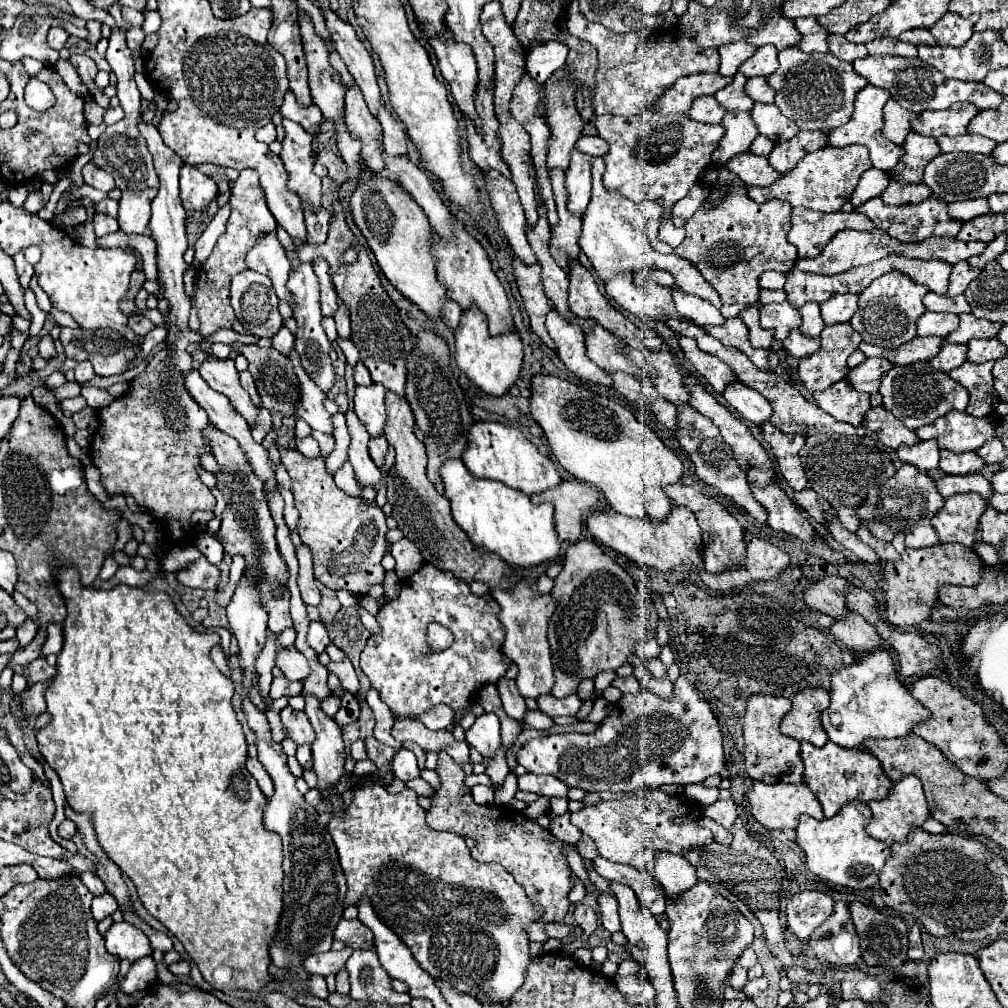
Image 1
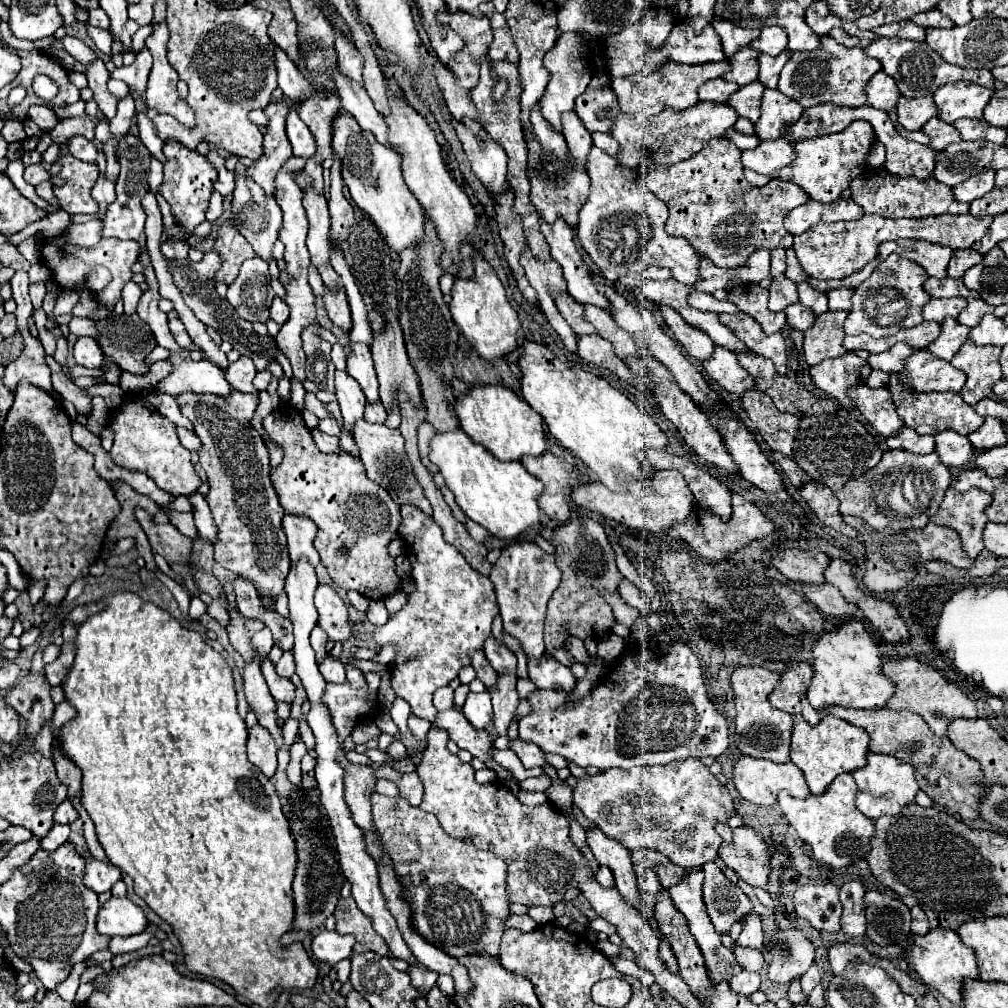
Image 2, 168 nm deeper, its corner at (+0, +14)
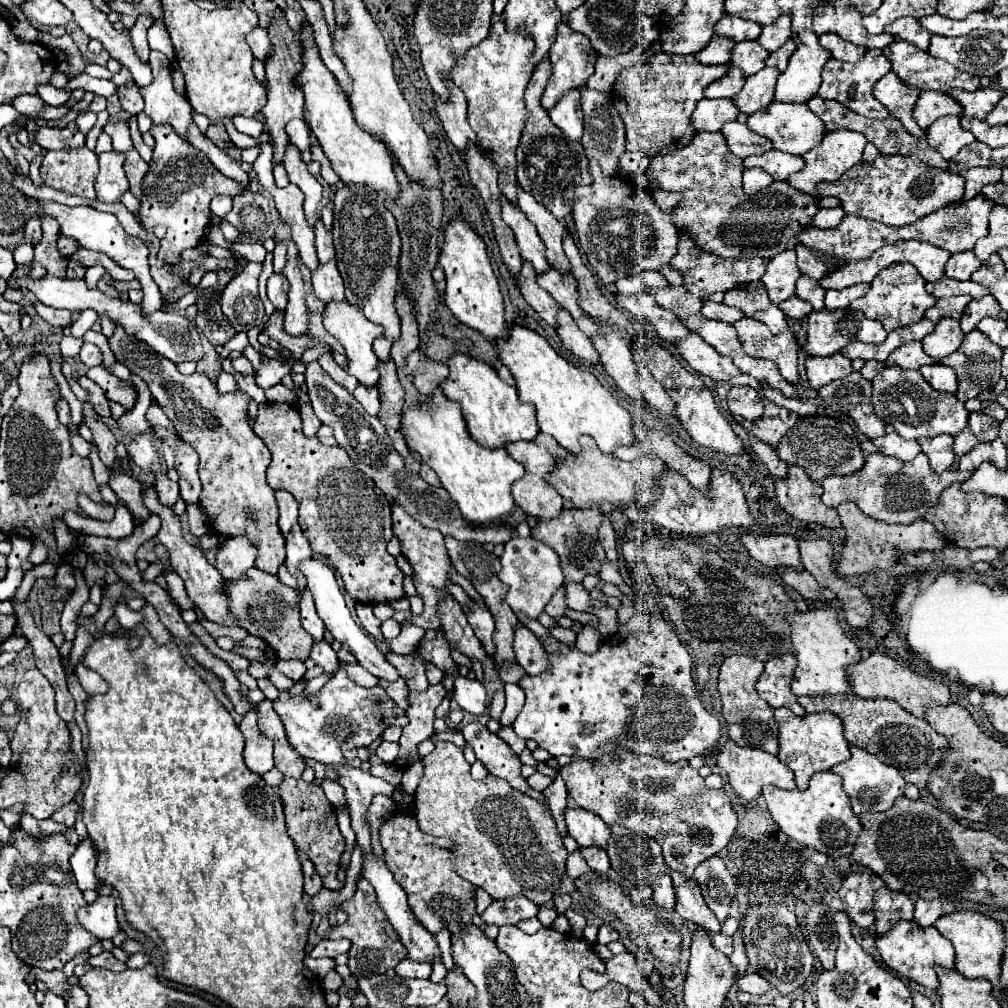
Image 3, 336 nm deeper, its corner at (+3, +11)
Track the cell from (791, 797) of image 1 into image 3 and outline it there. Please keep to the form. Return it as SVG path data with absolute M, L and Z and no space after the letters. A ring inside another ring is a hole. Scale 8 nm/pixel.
M727 740L723 744L723 748L717 752L717 766L723 768L729 776L729 784L733 786L733 790L743 796L745 800L753 800L755 796L761 794L761 788L765 784L773 784L777 788L795 788L793 784L793 774L789 772L789 768L785 768L785 764L779 762L777 756L763 752L759 748L745 748L745 746L737 746L735 742Z

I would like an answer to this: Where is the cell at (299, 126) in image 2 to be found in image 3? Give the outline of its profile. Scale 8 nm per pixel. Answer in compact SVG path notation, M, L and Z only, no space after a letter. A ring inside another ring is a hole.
M291 120L287 124L287 134L289 134L289 142L295 144L301 152L311 146L311 128L307 126L305 120Z

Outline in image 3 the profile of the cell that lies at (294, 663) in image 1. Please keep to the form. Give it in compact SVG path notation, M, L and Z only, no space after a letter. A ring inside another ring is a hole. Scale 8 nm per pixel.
M245 536L227 538L217 552L217 570L225 580L235 580L257 560L257 548Z

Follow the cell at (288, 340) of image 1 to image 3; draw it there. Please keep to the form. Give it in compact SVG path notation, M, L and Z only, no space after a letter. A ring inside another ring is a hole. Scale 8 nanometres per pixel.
M271 274L271 278L267 280L267 296L273 302L275 310L285 310L287 292L289 292L289 280L283 274Z

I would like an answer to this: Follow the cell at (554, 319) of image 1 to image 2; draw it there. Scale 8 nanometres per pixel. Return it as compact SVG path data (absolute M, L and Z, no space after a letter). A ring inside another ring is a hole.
M526 249L522 253L520 259L526 277L530 281L530 285L538 291L538 301L540 301L540 309L546 315L548 323L552 325L552 329L558 333L558 337L562 339L564 347L570 353L576 353L576 333L574 329L566 323L566 319L560 315L556 303L554 303L554 293L564 293L566 291L566 281L562 277L562 269L556 261L548 261L548 263L538 263L536 257L530 255L530 249Z

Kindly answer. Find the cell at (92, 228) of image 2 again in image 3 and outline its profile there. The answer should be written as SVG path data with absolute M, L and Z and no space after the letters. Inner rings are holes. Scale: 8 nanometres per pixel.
M59 236L59 240L57 240L57 248L59 248L61 256L67 258L67 256L71 256L71 254L79 248L79 244L77 244L75 240L69 240L67 236Z

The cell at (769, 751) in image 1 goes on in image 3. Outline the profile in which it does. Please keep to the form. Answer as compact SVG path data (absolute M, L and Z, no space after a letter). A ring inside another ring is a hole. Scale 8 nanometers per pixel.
M733 654L723 660L719 666L719 696L721 696L721 714L727 722L729 738L741 746L761 748L765 752L777 754L777 724L773 720L773 708L759 698L755 690L755 682L763 672L763 662L753 660L751 656Z

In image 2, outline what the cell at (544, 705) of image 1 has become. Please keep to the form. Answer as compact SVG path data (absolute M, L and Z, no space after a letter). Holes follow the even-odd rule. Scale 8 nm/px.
M546 659L540 665L532 665L528 661L528 671L530 671L530 681L538 689L562 689L562 691L572 691L576 687L576 677L568 667L558 663L556 659Z

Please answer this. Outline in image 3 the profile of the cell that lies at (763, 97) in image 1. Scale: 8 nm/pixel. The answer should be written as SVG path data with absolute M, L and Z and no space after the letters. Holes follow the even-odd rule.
M789 40L785 46L781 46L779 50L775 50L775 52L771 52L771 56L767 58L767 66L775 66L775 68L779 68L781 72L787 68L787 62L789 62L789 58L791 58L791 54L797 50L797 44L793 42L793 40Z

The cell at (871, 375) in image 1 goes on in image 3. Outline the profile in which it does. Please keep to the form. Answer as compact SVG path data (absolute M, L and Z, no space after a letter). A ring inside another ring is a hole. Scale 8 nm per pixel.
M911 342L911 344L903 344L901 348L897 348L897 350L893 350L891 354L889 354L889 360L885 362L887 366L889 364L897 364L897 366L901 366L901 368L913 368L913 370L919 370L923 364L933 364L935 360L929 356L929 354L925 354L925 350L923 350L923 346L921 346L921 342Z

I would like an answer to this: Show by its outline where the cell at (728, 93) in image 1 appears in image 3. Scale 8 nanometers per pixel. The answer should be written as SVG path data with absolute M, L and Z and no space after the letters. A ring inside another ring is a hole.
M743 40L733 48L731 66L739 66L747 76L765 68L769 50L765 50L757 40Z

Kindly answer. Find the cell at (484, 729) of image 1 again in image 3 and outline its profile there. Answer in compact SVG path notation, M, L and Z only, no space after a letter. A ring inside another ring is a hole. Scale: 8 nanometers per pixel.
M455 676L455 702L469 714L481 716L487 708L487 694L479 680L471 680L467 676Z

